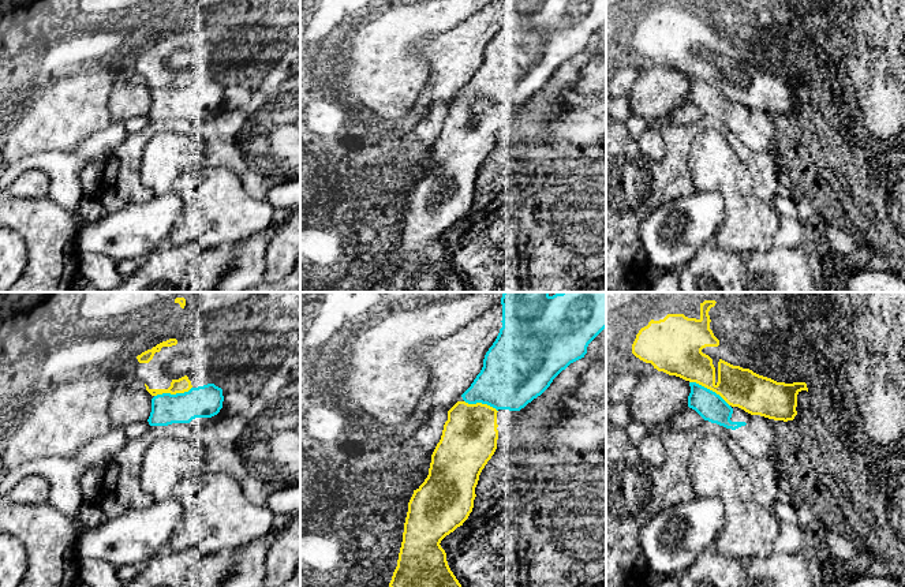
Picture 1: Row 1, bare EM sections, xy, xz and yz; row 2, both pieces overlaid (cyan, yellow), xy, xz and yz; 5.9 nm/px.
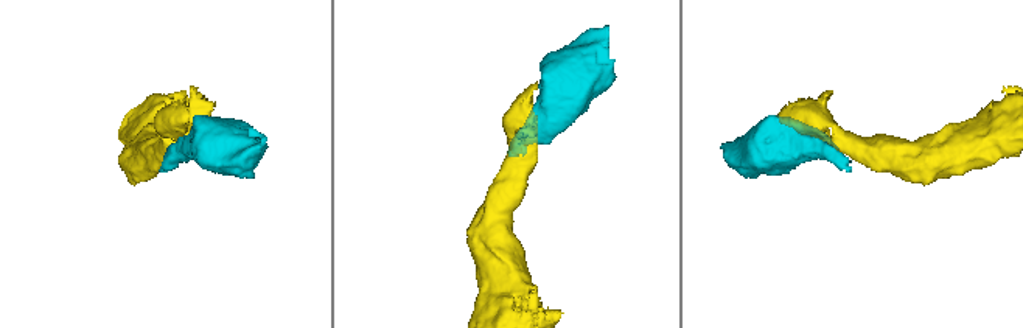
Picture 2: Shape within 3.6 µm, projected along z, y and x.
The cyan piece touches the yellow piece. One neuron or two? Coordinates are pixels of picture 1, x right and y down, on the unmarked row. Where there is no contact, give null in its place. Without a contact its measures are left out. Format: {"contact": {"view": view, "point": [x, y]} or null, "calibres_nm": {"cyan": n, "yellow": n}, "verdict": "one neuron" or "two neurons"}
{"contact": {"view": "yz", "point": [709, 83]}, "calibres_nm": {"cyan": 170, "yellow": 240}, "verdict": "one neuron"}

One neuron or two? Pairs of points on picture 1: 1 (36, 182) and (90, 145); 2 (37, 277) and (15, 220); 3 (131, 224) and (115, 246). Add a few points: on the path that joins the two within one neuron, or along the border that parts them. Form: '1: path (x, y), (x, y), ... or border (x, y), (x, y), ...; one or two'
1: border (25, 169), (41, 168), (48, 175), (48, 195); two
2: path (37, 264), (37, 242), (29, 234); one
3: path (131, 230), (120, 240); one

